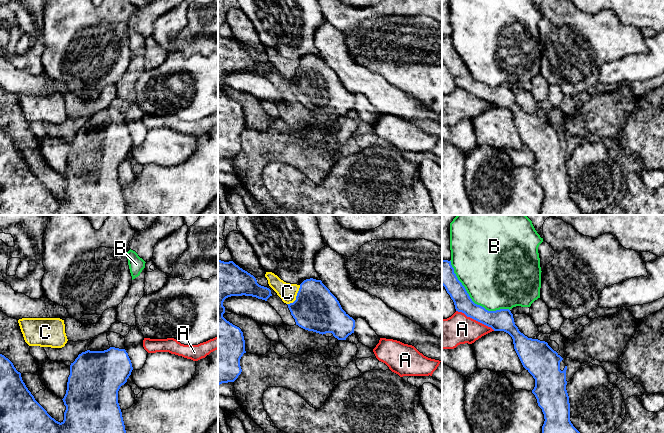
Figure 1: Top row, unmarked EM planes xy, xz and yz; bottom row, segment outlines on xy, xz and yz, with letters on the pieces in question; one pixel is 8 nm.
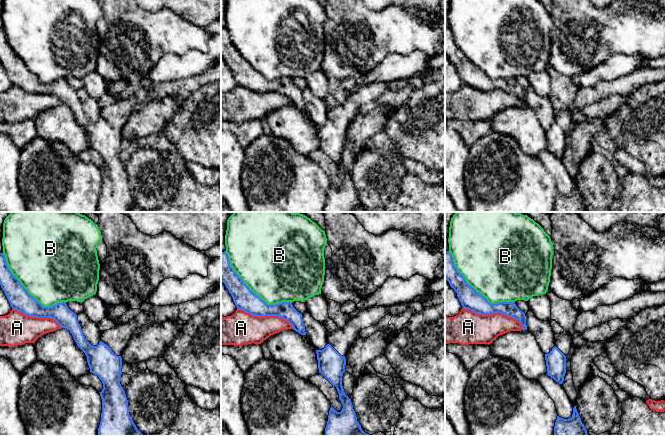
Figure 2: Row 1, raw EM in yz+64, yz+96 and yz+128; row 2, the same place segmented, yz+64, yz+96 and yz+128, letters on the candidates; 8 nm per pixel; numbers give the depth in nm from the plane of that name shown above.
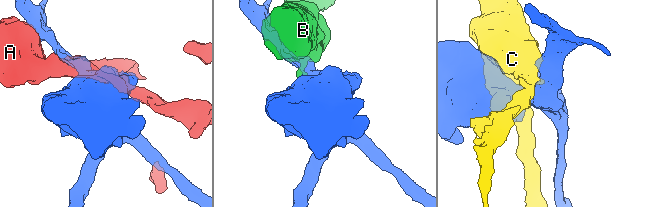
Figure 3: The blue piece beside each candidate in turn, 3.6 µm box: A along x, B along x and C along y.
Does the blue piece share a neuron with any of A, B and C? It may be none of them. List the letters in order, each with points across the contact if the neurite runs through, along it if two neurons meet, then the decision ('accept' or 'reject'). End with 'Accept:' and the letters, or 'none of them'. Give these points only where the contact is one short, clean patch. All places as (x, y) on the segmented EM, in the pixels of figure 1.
A: reject
B: reject
C: reject
Accept: none of them

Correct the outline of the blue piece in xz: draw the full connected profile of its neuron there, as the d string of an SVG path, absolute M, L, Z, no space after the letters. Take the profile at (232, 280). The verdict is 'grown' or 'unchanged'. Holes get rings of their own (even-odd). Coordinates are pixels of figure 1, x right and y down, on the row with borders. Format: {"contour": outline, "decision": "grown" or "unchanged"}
{"contour": "M218 259L218 385L234 382L242 372L240 359L246 353L243 332L223 317L224 300L242 295L265 301L272 296L269 288L259 285L233 261Z", "decision": "unchanged"}

